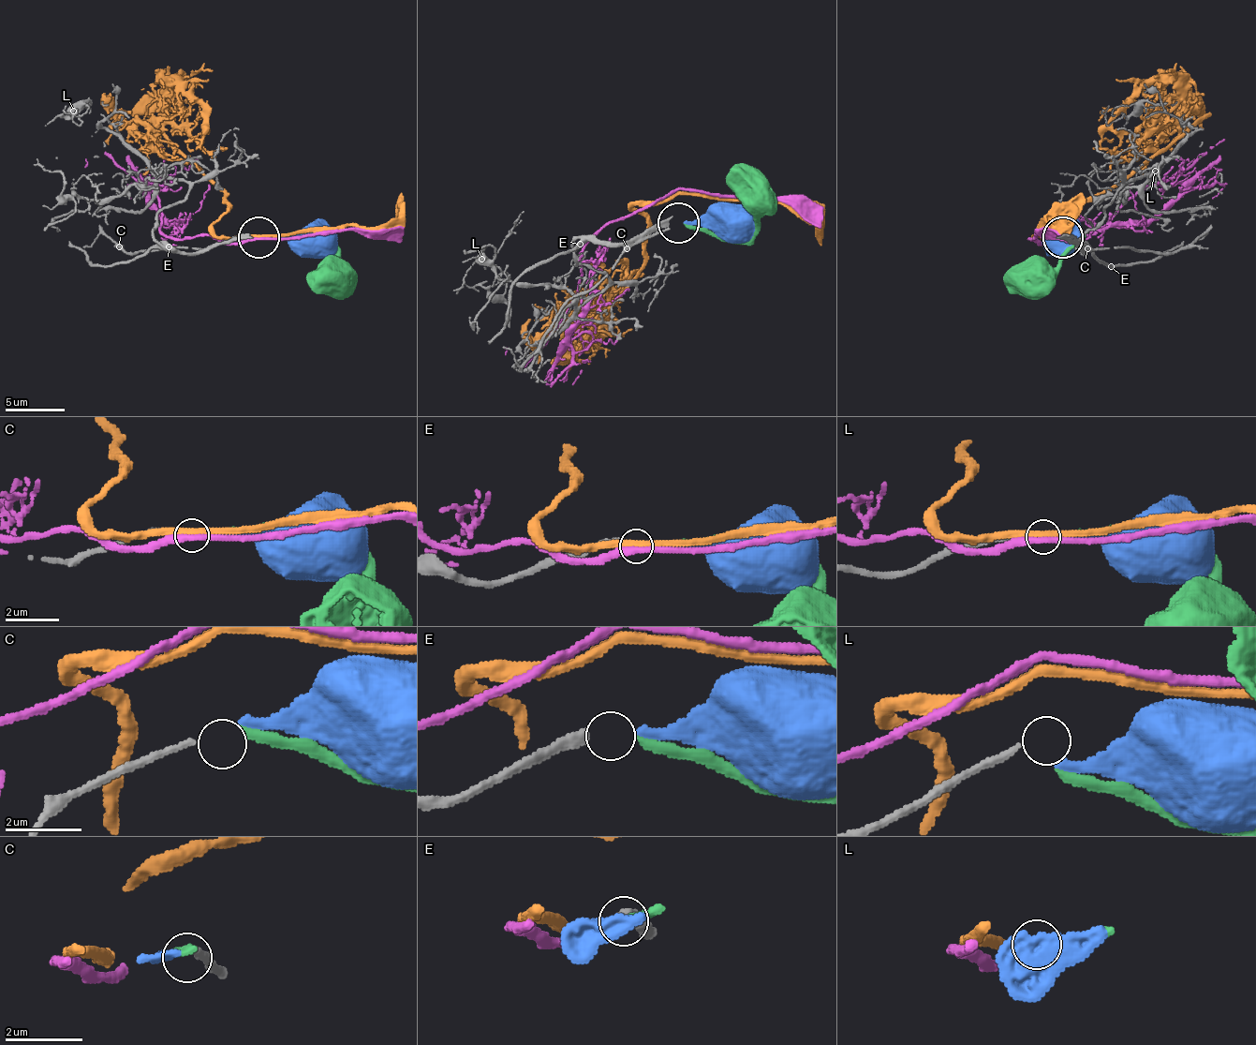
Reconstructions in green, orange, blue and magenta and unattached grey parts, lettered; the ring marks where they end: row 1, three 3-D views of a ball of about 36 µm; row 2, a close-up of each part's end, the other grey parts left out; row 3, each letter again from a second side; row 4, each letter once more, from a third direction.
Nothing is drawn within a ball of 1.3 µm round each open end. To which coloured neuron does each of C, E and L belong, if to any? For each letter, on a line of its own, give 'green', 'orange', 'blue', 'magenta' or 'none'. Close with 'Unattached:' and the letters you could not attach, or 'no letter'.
C: none
E: green
L: blue
Unattached: C

